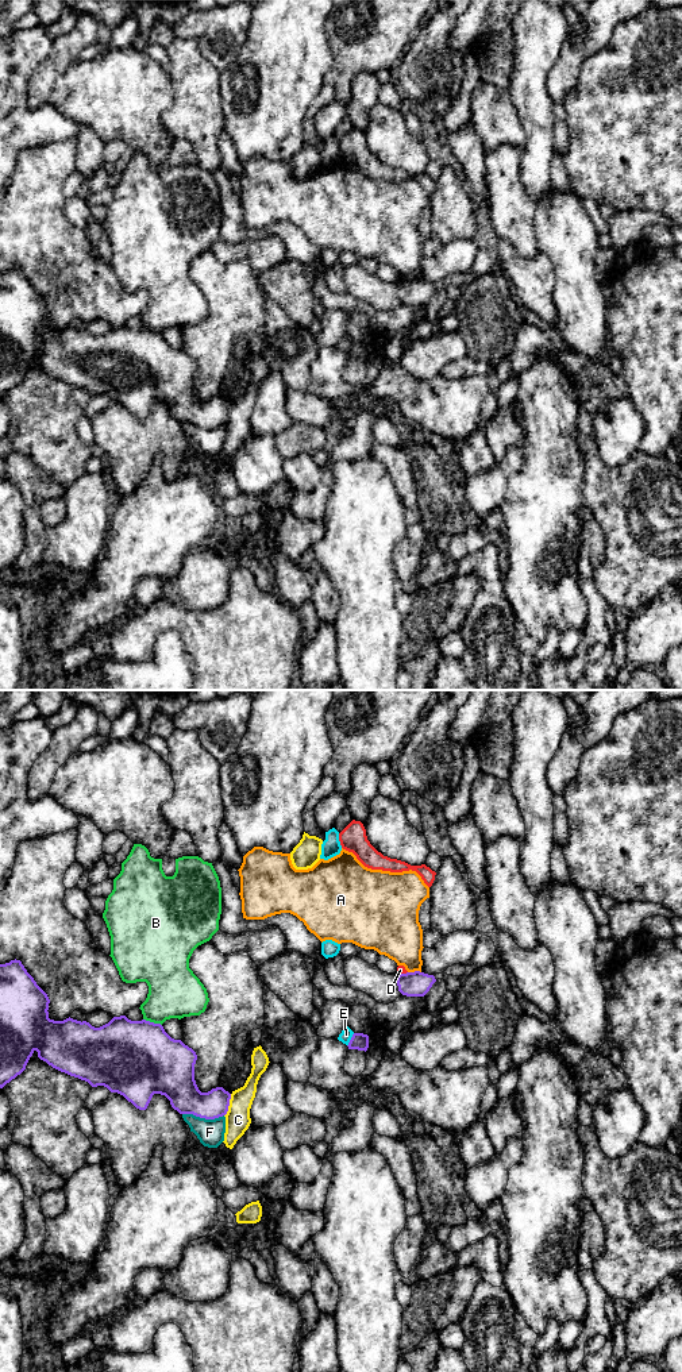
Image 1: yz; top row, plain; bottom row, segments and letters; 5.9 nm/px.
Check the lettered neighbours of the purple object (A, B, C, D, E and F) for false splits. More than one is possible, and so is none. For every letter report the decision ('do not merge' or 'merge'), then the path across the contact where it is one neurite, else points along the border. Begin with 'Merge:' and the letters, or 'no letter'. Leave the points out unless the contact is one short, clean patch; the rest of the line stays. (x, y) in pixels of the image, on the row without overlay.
Merge: no letter
A: do not merge
B: do not merge
C: do not merge | along yz (231, 403), (228, 419), (224, 424)
D: do not merge | along yz (407, 280), (397, 284)
E: do not merge | along yz (354, 342), (347, 354)
F: do not merge

